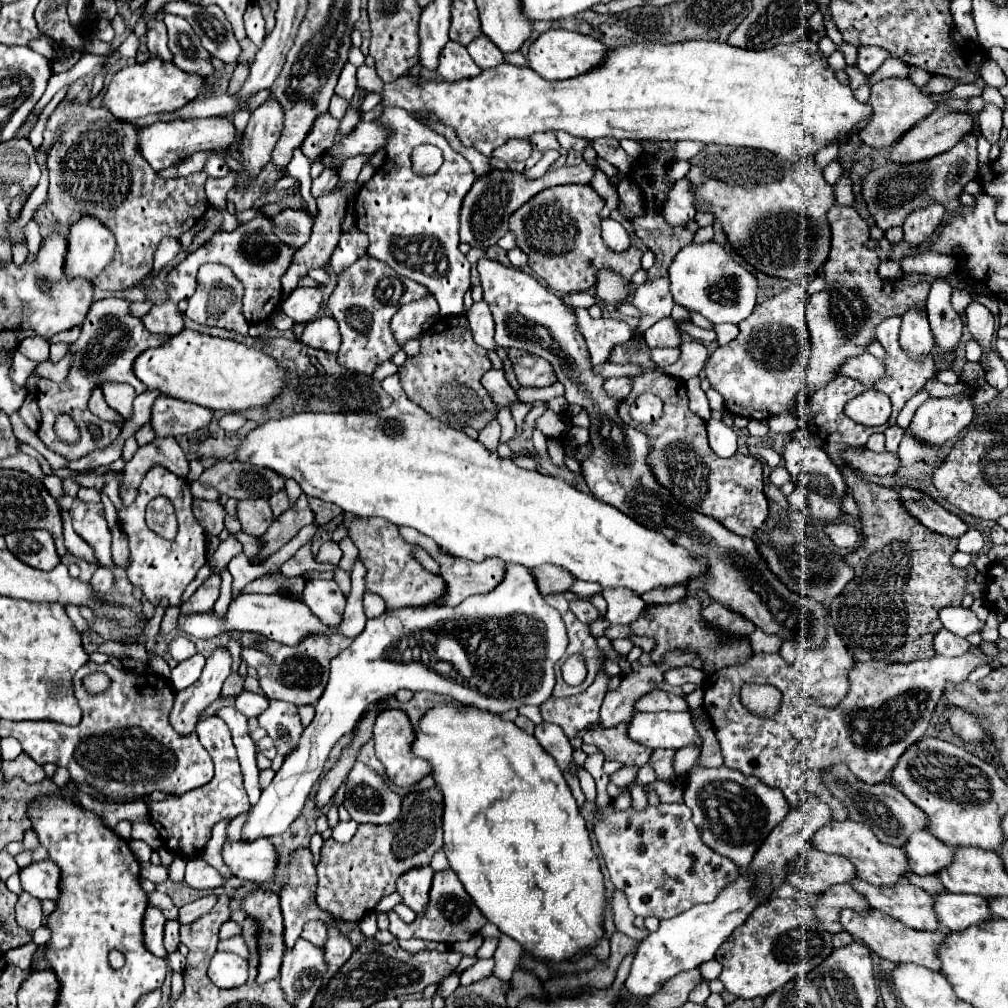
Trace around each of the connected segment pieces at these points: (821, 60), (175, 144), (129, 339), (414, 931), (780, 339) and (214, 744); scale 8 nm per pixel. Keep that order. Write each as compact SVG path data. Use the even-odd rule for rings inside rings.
M803 39L799 45L777 45L765 51L747 51L717 41L683 41L683 43L635 43L609 49L605 61L581 77L565 81L547 81L529 67L501 63L485 69L481 75L465 81L417 81L403 75L393 83L384 83L374 66L357 68L357 85L379 93L381 105L401 107L415 119L427 123L443 123L455 129L465 147L475 147L491 157L491 151L507 139L527 139L539 131L567 131L575 137L599 139L635 139L635 141L703 141L725 143L755 149L769 149L771 153L789 161L813 157L823 145L841 141L851 135L861 123L871 117L871 107L853 97L851 87L841 85L835 71L819 51L817 43Z
M207 117L207 119L175 119L175 121L159 121L153 123L139 133L139 149L143 157L149 161L149 165L155 171L171 167L179 157L197 153L197 151L209 151L209 149L229 149L233 145L239 145L243 135L237 135L237 129L231 119L227 117Z
M101 299L101 301L93 301L83 325L81 325L81 337L75 341L73 351L75 351L75 361L73 367L67 375L67 379L63 383L53 383L53 381L39 381L37 387L37 401L41 407L41 427L37 431L39 439L55 453L67 457L69 461L83 457L85 453L93 451L93 449L103 449L107 447L119 433L121 433L121 425L119 423L109 423L109 421L101 421L99 417L95 417L91 411L87 411L87 403L89 403L89 395L93 391L93 387L101 385L103 381L123 381L135 387L137 393L145 391L145 385L141 385L141 381L137 381L137 377L133 375L133 361L135 357L149 349L149 347L157 347L167 339L167 335L153 335L145 329L145 325L141 323L141 319L135 319L129 315L129 303L123 299ZM57 413L71 413L81 429L81 441L75 445L65 445L61 443L55 433L53 433L53 423ZM89 425L101 425L101 439L91 439L91 431Z
M447 869L433 877L433 889L429 893L427 909L425 909L425 913L419 913L415 917L415 921L409 925L411 931L391 931L391 933L399 939L421 937L421 939L453 945L457 941L471 939L485 923L487 923L485 917L481 917L481 911L477 909L477 905L473 905L469 893L465 893L465 887L461 885L461 881L457 881L457 875L451 869Z
M793 283L783 293L755 305L755 311L739 325L739 335L733 341L729 341L727 345L717 347L715 353L709 357L707 367L705 367L707 379L709 379L711 387L723 395L725 407L733 415L761 421L761 419L767 419L767 417L773 417L779 413L787 413L787 411L779 411L779 405L789 407L791 399L795 395L799 395L799 391L803 387L803 377L807 373L809 355L811 355L809 329L805 323L807 297L809 295L807 295L805 285Z
M217 715L205 717L197 723L197 735L201 737L203 747L209 751L215 763L215 777L203 785L201 789L193 789L185 795L169 795L163 801L151 801L147 803L149 807L149 817L155 829L159 831L165 847L169 847L175 853L183 853L185 857L193 857L199 853L207 839L211 837L211 827L219 823L221 819L233 819L239 813L247 811L247 793L243 787L243 777L239 771L239 759L237 759L237 749L233 745L231 731L223 719Z

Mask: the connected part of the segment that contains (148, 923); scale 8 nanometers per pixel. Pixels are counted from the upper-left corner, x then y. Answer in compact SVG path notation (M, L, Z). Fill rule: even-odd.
M149 905L145 911L145 921L143 921L143 931L145 931L145 947L157 955L157 957L167 957L167 951L163 947L163 929L165 929L165 915L159 907Z

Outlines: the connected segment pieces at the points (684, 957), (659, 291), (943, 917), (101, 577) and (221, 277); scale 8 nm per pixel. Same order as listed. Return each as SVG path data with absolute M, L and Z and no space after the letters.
M741 871L739 879L735 883L731 883L729 887L725 887L723 893L717 895L717 899L713 903L695 905L677 917L661 921L659 929L655 933L649 933L649 937L641 941L641 945L635 953L631 973L625 981L627 993L633 997L639 997L639 999L651 997L653 993L657 993L663 987L665 981L669 981L679 971L693 969L693 967L713 959L719 945L737 929L737 925L745 923L745 919L751 915L751 911L759 903L763 903L763 899L757 901L757 897L753 897L749 893L751 891L749 879L753 879L753 877L747 871Z
M659 277L657 281L645 281L637 287L633 305L643 313L639 327L633 331L633 337L641 337L647 327L657 323L663 317L671 315L673 297L669 297L669 277Z
M943 891L933 895L933 901L935 901L935 915L943 931L961 931L969 925L993 917L985 897Z
M99 567L91 577L93 591L103 599L105 593L111 589L111 585L113 585L113 573L109 569L105 569L105 567Z
M209 263L199 269L197 275L197 291L189 299L189 307L185 315L193 319L199 325L209 325L209 327L223 327L241 335L247 335L249 331L249 321L245 321L245 315L241 313L241 297L243 297L243 285L233 277L233 271L225 265Z

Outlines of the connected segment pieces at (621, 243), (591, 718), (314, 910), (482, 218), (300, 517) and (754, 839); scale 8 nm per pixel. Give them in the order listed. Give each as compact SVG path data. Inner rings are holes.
M605 217L601 225L603 225L603 239L605 239L605 243L613 251L625 251L625 249L629 249L629 235L621 227L621 223L617 223L611 217Z
M601 653L601 669L595 677L595 681L579 695L573 697L549 697L541 705L541 715L545 723L559 725L565 735L577 737L587 725L595 725L599 719L599 707L607 693L607 685L611 683L611 675L605 673L605 655Z
M301 847L289 855L287 883L281 889L281 911L283 911L283 919L285 919L285 945L287 945L287 949L291 949L295 945L295 941L299 939L305 921L311 921L311 919L321 919L325 923L333 921L333 917L329 917L325 911L321 911L317 907L315 889L317 889L317 871L315 871L315 863L313 863L313 853L311 853L311 849Z
M583 161L577 167L567 167L563 165L561 169L545 173L541 179L525 179L521 173L515 171L491 171L489 175L477 179L463 199L463 209L461 209L461 243L469 243L471 247L487 249L495 245L507 231L509 231L509 217L523 205L527 203L535 193L553 187L553 185L565 185L565 183L589 183L595 175L597 167Z
M301 493L301 497L287 511L283 511L275 519L275 523L269 527L269 531L261 537L265 541L265 549L259 553L257 561L275 553L289 539L293 539L301 527L305 527L309 523L313 523L313 511L309 509L309 497L305 497L305 493Z
M693 767L687 783L689 785L683 791L685 803L693 811L693 823L697 825L703 841L713 851L729 857L739 865L739 869L749 865L765 837L789 813L789 805L781 791L763 785L757 777L745 777L729 767Z

